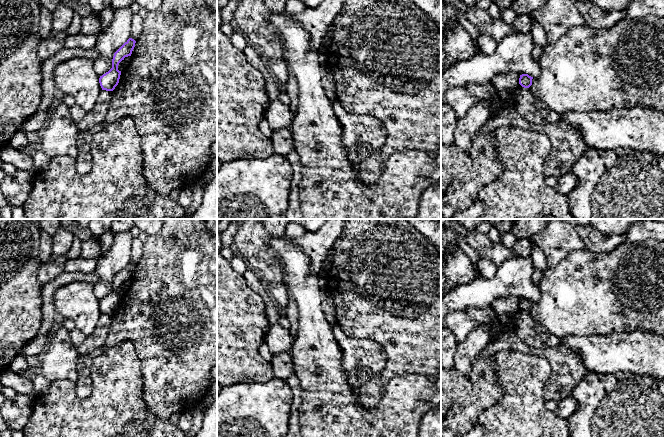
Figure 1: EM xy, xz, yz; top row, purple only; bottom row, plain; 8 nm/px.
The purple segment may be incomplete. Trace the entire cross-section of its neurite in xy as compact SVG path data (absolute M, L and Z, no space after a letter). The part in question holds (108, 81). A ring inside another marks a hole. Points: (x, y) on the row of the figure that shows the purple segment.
M129 38L115 53L112 59L112 68L100 76L99 83L102 90L113 91L119 83L121 71L118 70L119 63L125 57L131 56L136 41Z

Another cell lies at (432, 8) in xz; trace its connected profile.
M410 0L422 9L431 20L437 23L441 31L441 0Z

